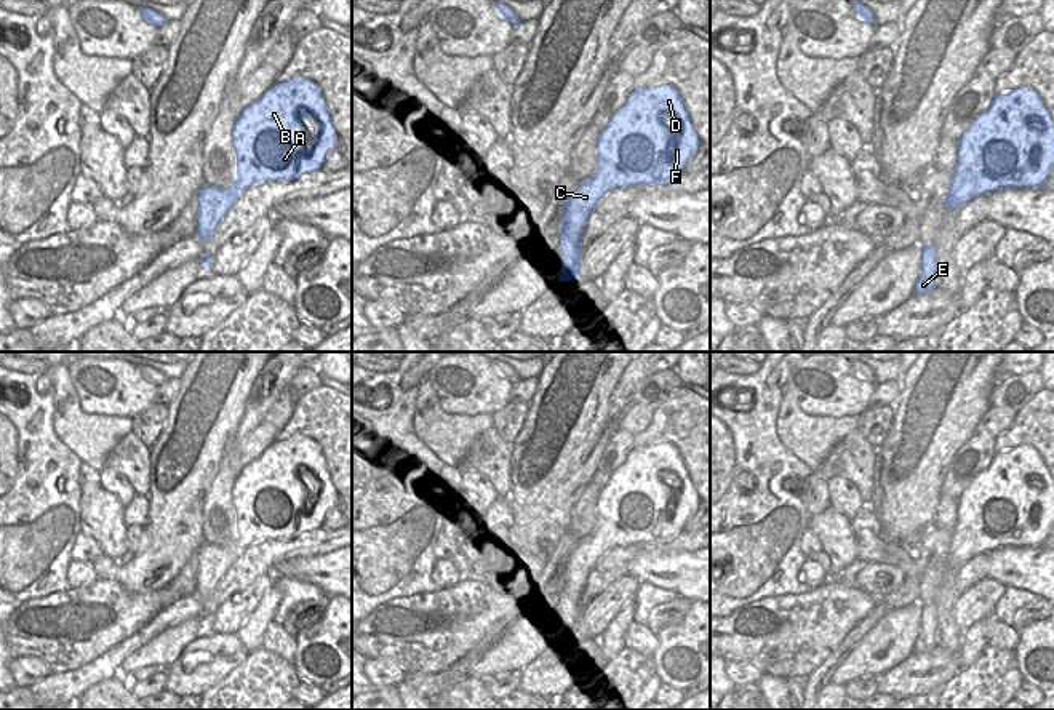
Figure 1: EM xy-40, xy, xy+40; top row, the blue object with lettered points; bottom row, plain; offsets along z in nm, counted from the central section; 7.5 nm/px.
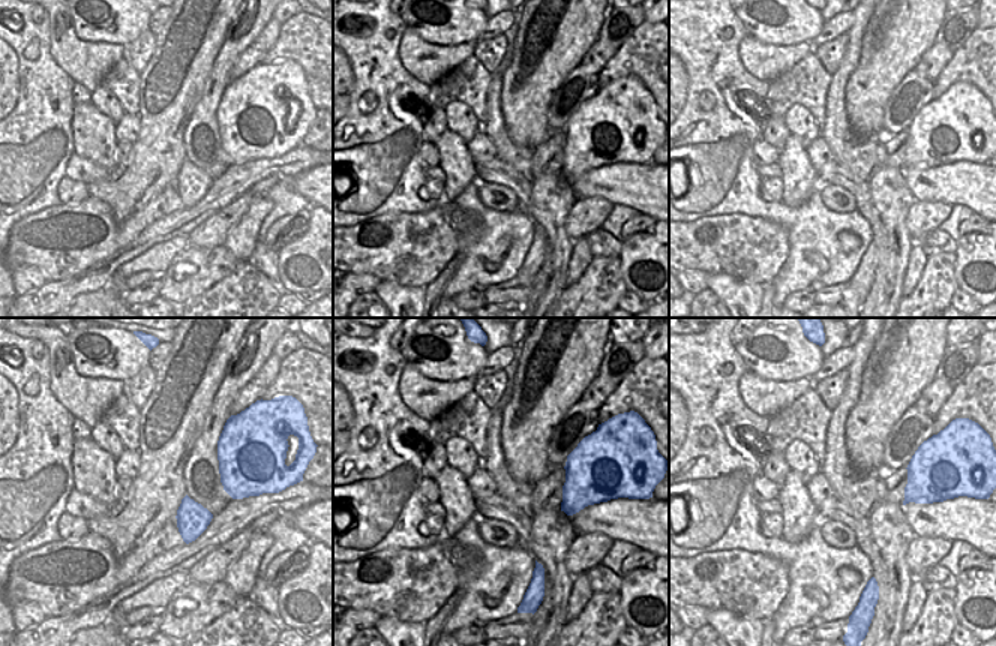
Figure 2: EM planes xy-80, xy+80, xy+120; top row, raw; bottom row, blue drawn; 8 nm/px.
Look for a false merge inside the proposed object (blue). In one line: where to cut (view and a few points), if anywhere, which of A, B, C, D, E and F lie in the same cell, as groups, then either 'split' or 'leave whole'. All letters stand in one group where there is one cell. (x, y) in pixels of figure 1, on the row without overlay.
no cut | A B C D E F | leave whole

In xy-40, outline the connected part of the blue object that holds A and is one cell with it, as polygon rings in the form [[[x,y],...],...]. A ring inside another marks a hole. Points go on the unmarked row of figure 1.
[[[294,435],[275,440],[240,470],[232,486],[237,539],[229,545],[202,544],[197,548],[195,596],[205,601],[246,547],[265,539],[294,539],[321,528],[337,496],[321,448],[313,438]],[[307,475],[317,480],[309,507],[309,489],[304,485]]]

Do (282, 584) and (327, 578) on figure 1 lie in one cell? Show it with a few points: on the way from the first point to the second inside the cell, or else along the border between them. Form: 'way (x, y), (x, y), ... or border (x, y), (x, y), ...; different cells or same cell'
border (283, 574), (312, 582), (325, 594); different cells

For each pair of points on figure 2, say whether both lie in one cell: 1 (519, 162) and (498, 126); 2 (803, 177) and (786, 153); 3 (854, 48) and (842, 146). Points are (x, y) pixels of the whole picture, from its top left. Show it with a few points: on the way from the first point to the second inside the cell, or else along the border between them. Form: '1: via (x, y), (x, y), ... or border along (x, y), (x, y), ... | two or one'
1: via (510, 153), (498, 135) | one
2: via (797, 171), (792, 159) | one
3: via (843, 72), (836, 84), (836, 122) | one

